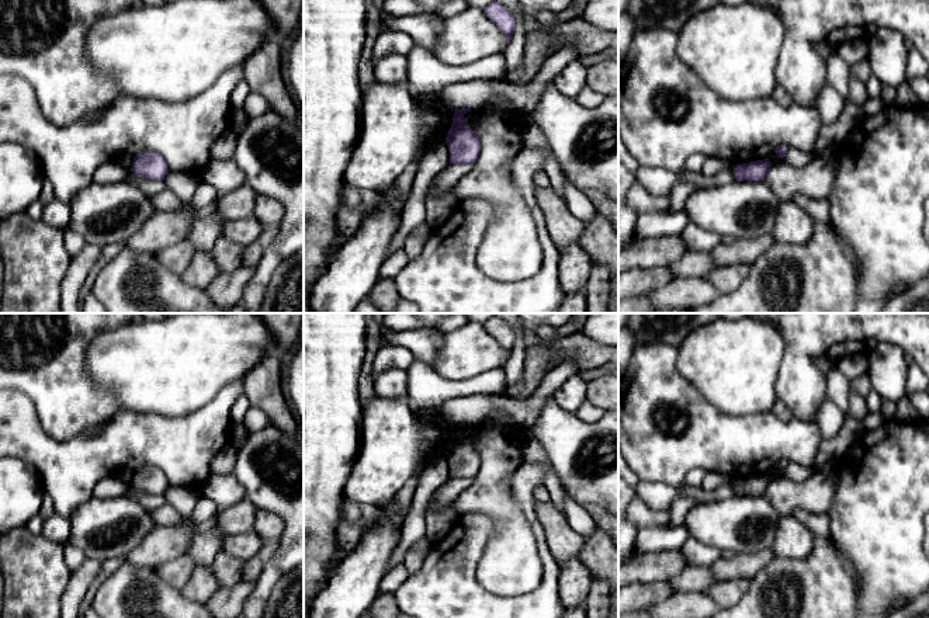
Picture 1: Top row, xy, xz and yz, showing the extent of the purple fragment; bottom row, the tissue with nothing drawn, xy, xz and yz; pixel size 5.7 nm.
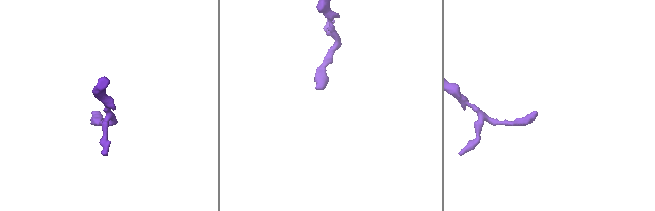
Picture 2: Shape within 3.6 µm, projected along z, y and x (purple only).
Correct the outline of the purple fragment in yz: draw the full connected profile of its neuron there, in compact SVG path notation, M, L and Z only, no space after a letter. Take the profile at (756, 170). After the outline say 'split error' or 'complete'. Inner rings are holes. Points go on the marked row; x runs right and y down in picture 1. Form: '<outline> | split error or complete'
M766 157L763 160L736 164L734 176L736 181L762 181L770 167L770 160Z | complete

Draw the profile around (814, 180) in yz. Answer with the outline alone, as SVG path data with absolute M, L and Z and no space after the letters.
M826 150L800 169L784 163L776 164L769 169L763 181L781 201L791 201L795 194L803 194L810 199L824 199L832 190L836 171L836 156Z

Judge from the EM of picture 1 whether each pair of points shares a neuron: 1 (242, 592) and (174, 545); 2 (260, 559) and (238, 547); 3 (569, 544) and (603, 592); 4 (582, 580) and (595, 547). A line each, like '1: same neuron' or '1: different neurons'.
1: same neuron
2: same neuron
3: same neuron
4: same neuron

